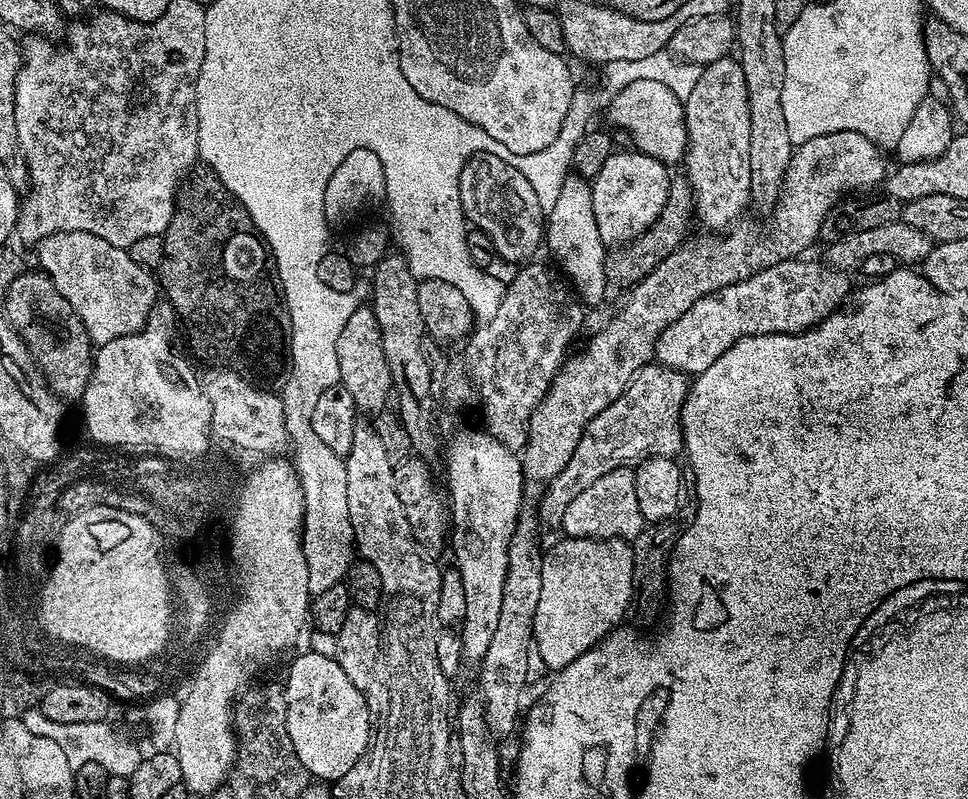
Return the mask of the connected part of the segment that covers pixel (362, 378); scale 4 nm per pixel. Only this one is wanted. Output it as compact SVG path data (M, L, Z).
M353 307L350 318L346 318L346 326L342 326L342 334L338 334L336 353L340 383L346 386L346 390L350 390L350 398L354 398L357 413L375 414L385 411L394 389L390 378L390 362L386 362L386 350L382 350L378 318L374 318L371 307Z

